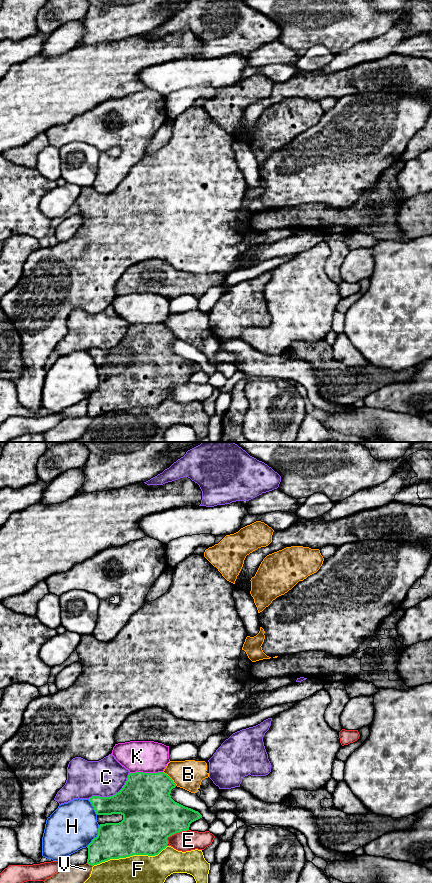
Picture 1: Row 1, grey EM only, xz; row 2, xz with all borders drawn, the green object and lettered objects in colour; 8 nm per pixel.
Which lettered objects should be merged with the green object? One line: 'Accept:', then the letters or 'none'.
Accept: B

